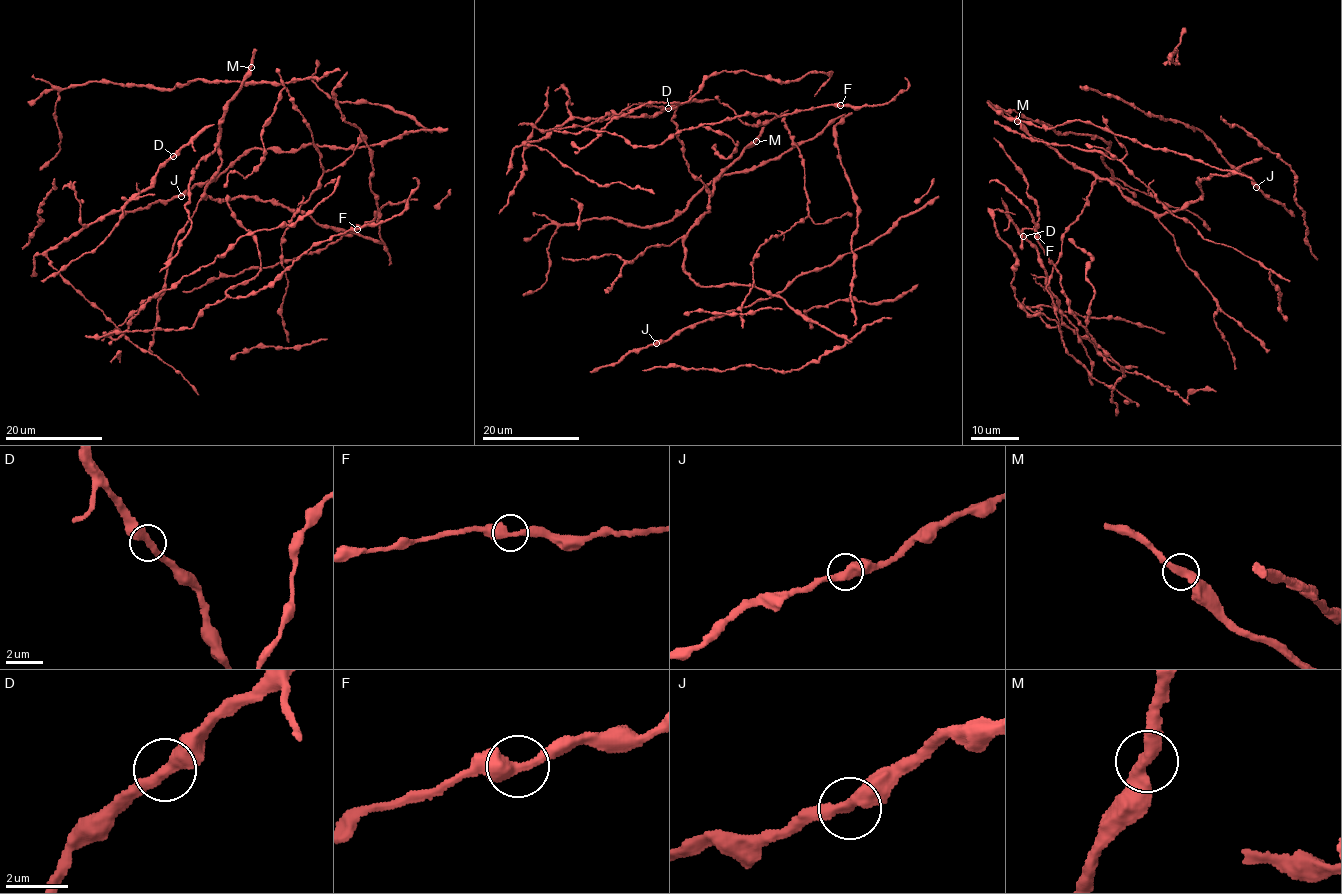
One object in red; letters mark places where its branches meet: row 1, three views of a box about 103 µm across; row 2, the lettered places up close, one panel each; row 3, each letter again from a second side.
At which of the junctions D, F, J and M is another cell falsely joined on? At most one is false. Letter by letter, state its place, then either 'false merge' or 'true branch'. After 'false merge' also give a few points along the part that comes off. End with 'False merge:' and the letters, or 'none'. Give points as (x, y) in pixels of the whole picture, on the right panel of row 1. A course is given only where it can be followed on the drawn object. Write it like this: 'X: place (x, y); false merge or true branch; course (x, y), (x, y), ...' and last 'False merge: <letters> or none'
D: place (1023, 236); true branch
F: place (1037, 236); true branch
J: place (1256, 187); true branch
M: place (1017, 121); true branch
False merge: none

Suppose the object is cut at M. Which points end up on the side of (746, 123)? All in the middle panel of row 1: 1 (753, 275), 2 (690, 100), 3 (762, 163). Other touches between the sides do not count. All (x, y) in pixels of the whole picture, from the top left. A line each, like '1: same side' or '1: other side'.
1: same side
2: same side
3: same side

